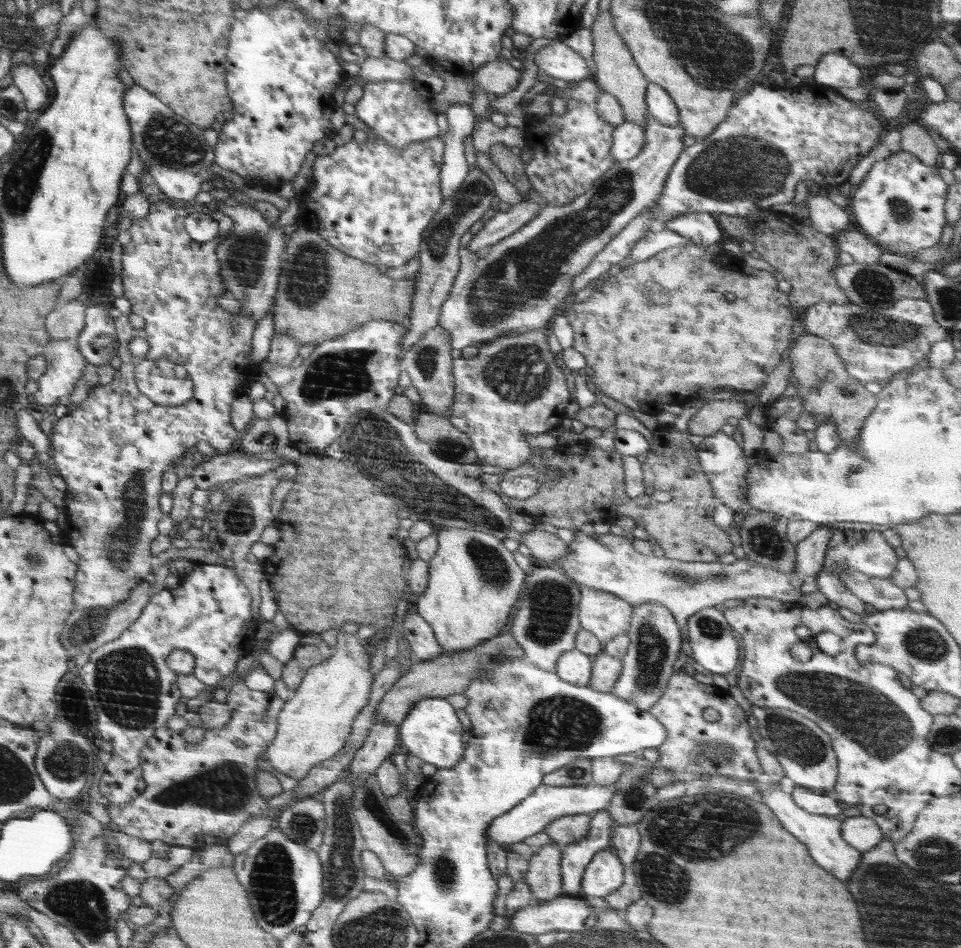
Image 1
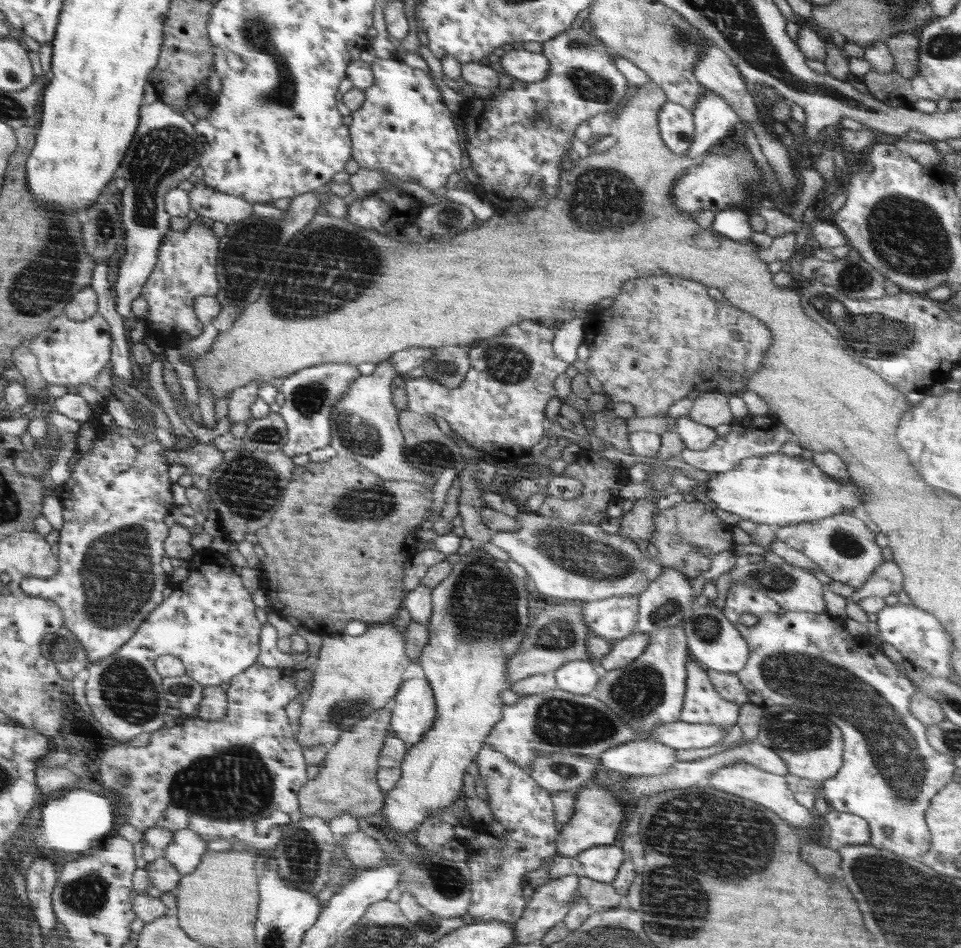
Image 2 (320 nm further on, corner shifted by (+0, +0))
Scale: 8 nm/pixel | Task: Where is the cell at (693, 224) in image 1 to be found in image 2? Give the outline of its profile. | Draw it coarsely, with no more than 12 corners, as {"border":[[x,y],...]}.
{"border":[[736,208],[718,211],[710,227],[741,242],[754,233],[748,215]]}

